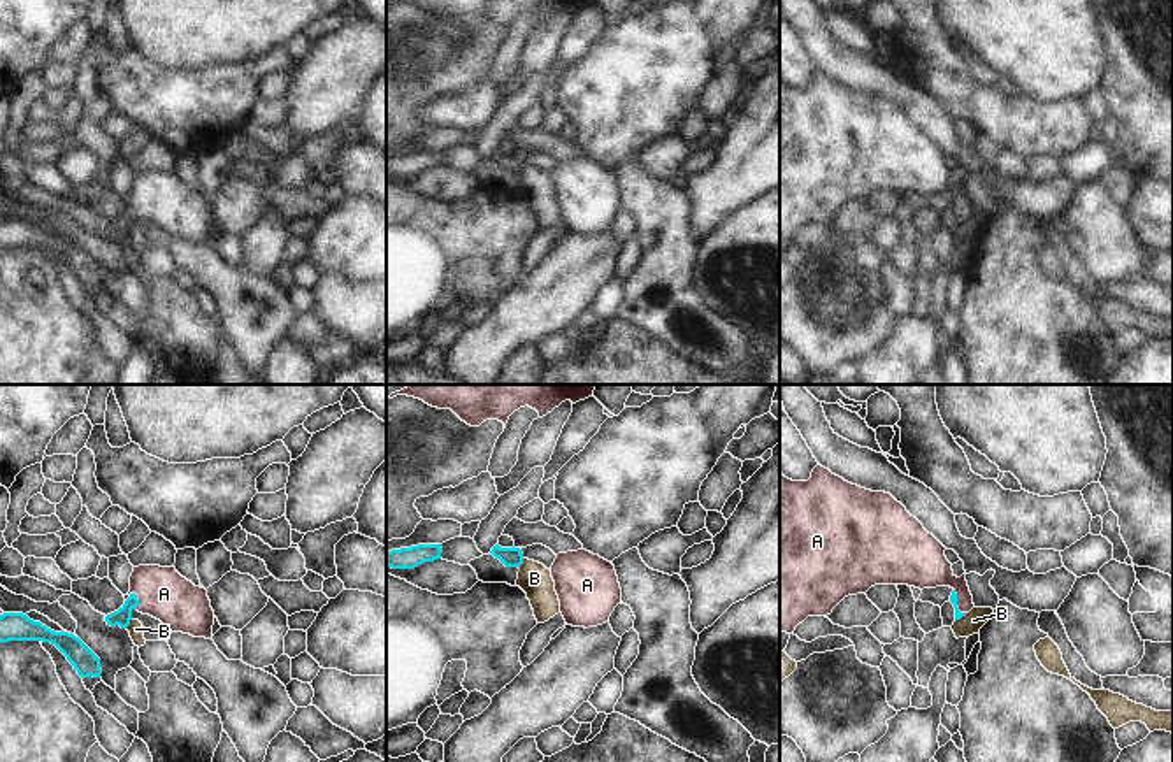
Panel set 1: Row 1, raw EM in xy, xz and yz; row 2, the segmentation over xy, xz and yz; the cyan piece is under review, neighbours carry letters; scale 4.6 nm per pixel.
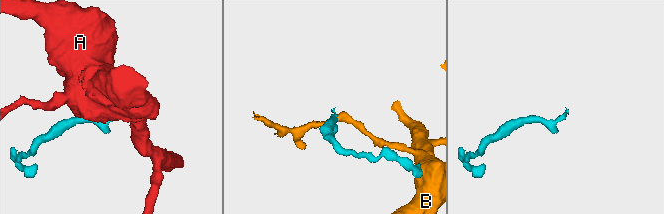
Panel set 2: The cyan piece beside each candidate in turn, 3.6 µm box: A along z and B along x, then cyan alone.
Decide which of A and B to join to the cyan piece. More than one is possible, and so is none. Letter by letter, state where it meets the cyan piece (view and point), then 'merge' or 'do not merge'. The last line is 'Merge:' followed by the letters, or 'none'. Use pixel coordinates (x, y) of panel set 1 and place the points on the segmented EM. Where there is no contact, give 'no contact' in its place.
A: contact xy (137, 599); merge
B: contact xz (522, 562); do not merge
Merge: A

